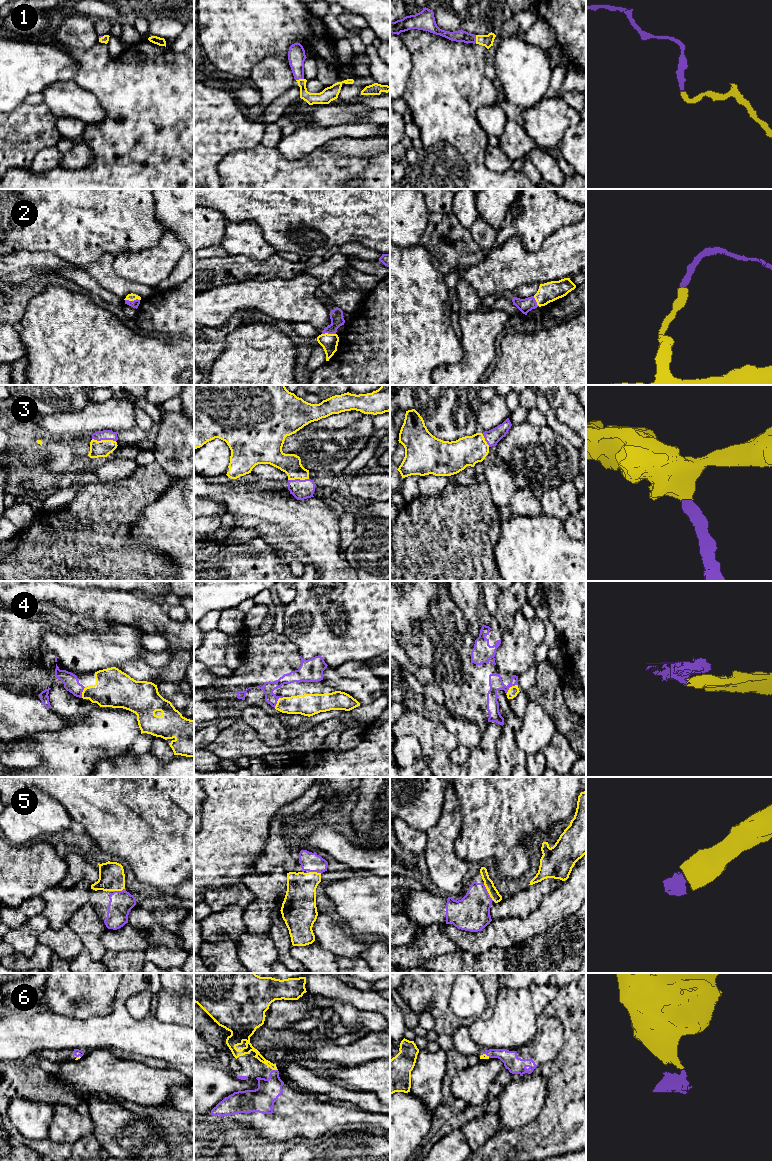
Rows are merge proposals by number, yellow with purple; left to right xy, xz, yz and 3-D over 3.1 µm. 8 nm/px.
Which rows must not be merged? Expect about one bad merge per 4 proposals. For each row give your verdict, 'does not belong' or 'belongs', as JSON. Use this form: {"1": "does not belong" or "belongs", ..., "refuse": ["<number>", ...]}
{"1": "belongs", "2": "belongs", "3": "belongs", "4": "belongs", "5": "belongs", "6": "belongs", "refuse": []}

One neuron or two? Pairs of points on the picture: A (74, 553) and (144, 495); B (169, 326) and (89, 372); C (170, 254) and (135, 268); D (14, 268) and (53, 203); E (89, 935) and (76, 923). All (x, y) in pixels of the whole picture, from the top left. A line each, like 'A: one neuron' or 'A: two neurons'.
A: one neuron
B: two neurons
C: one neuron
D: two neurons
E: one neuron

